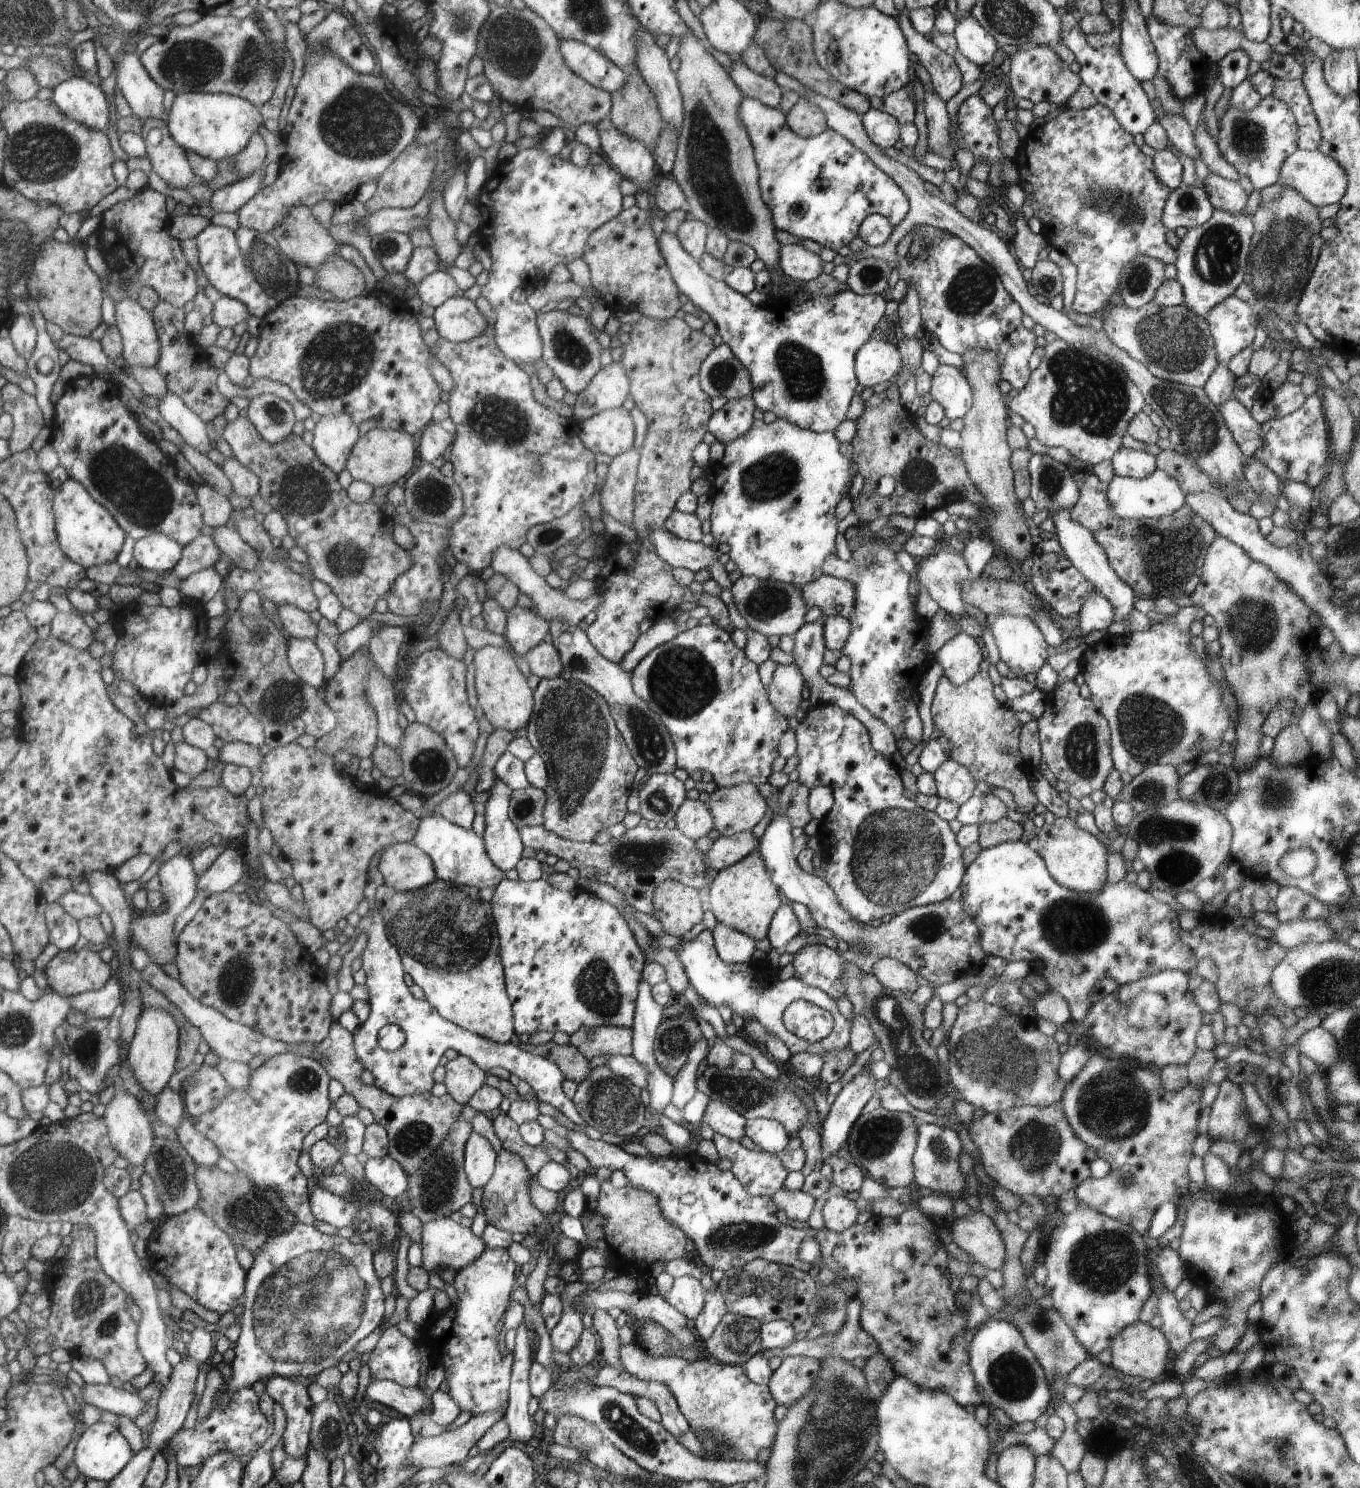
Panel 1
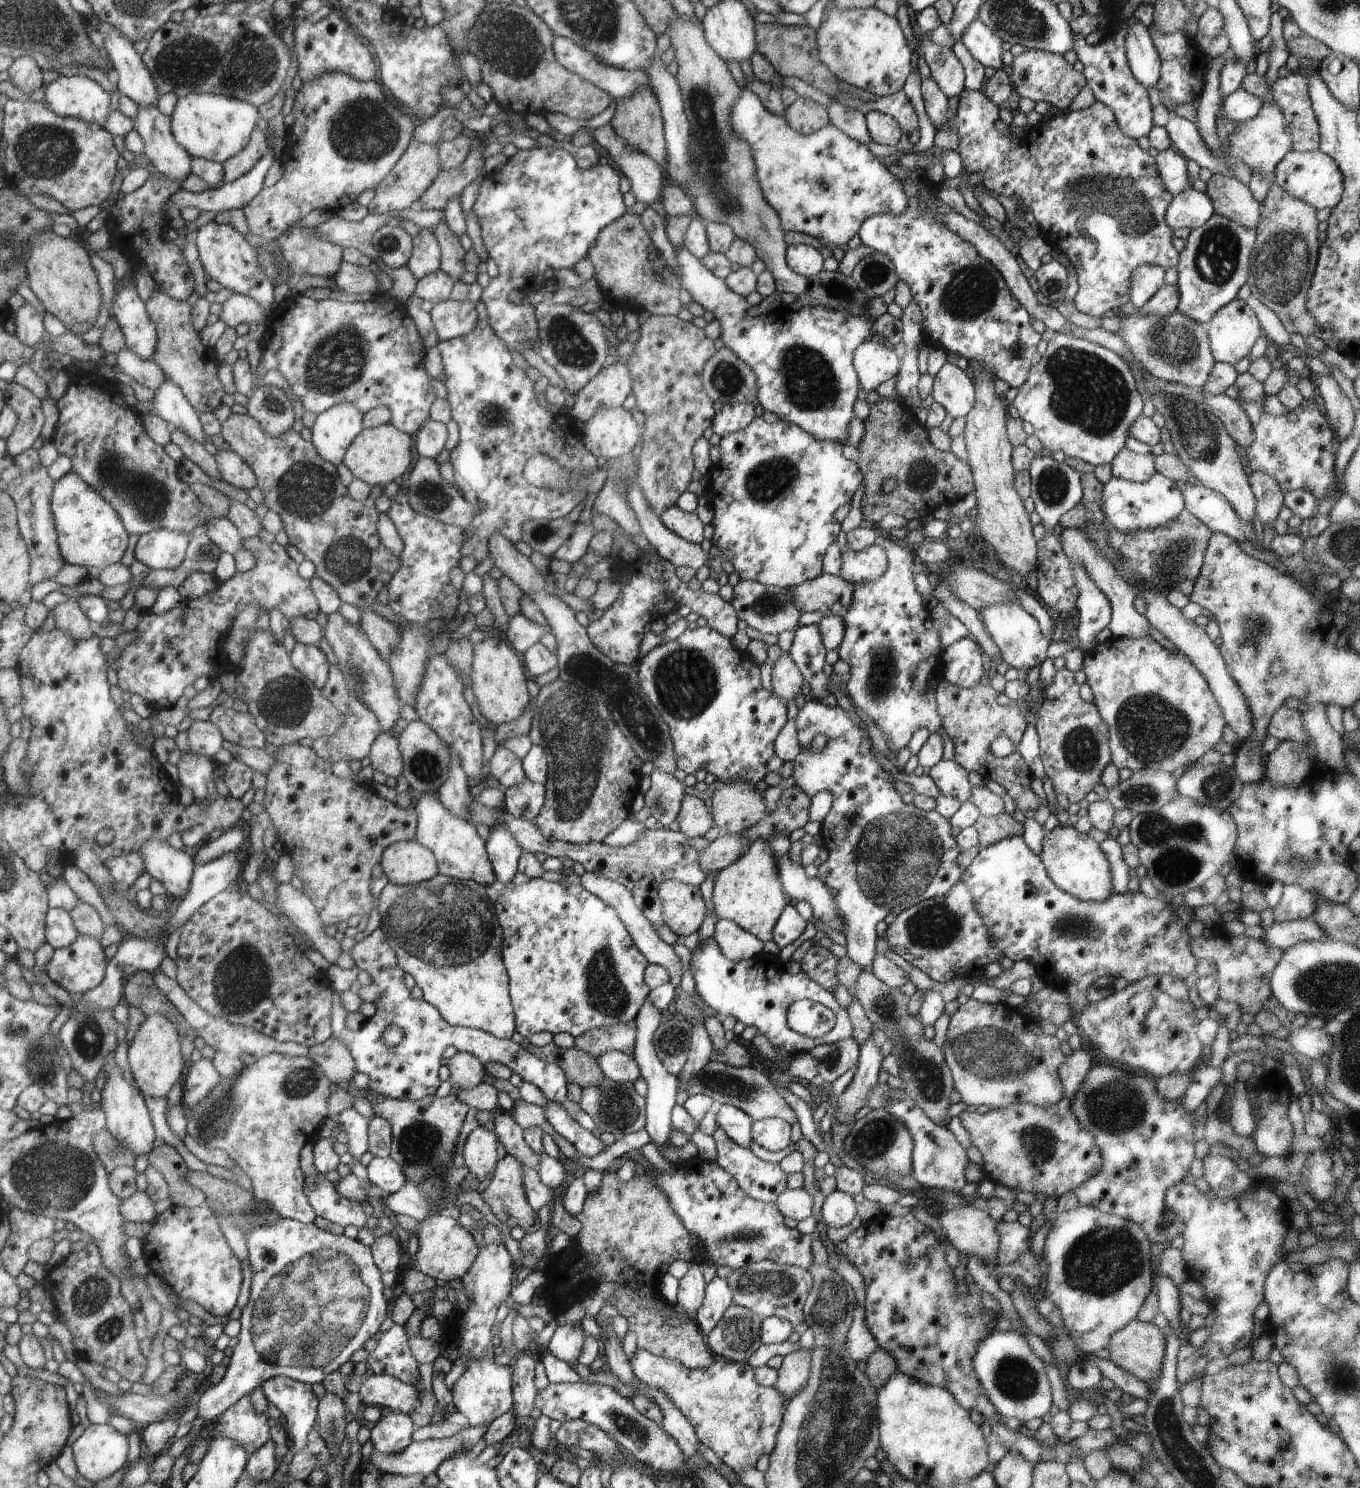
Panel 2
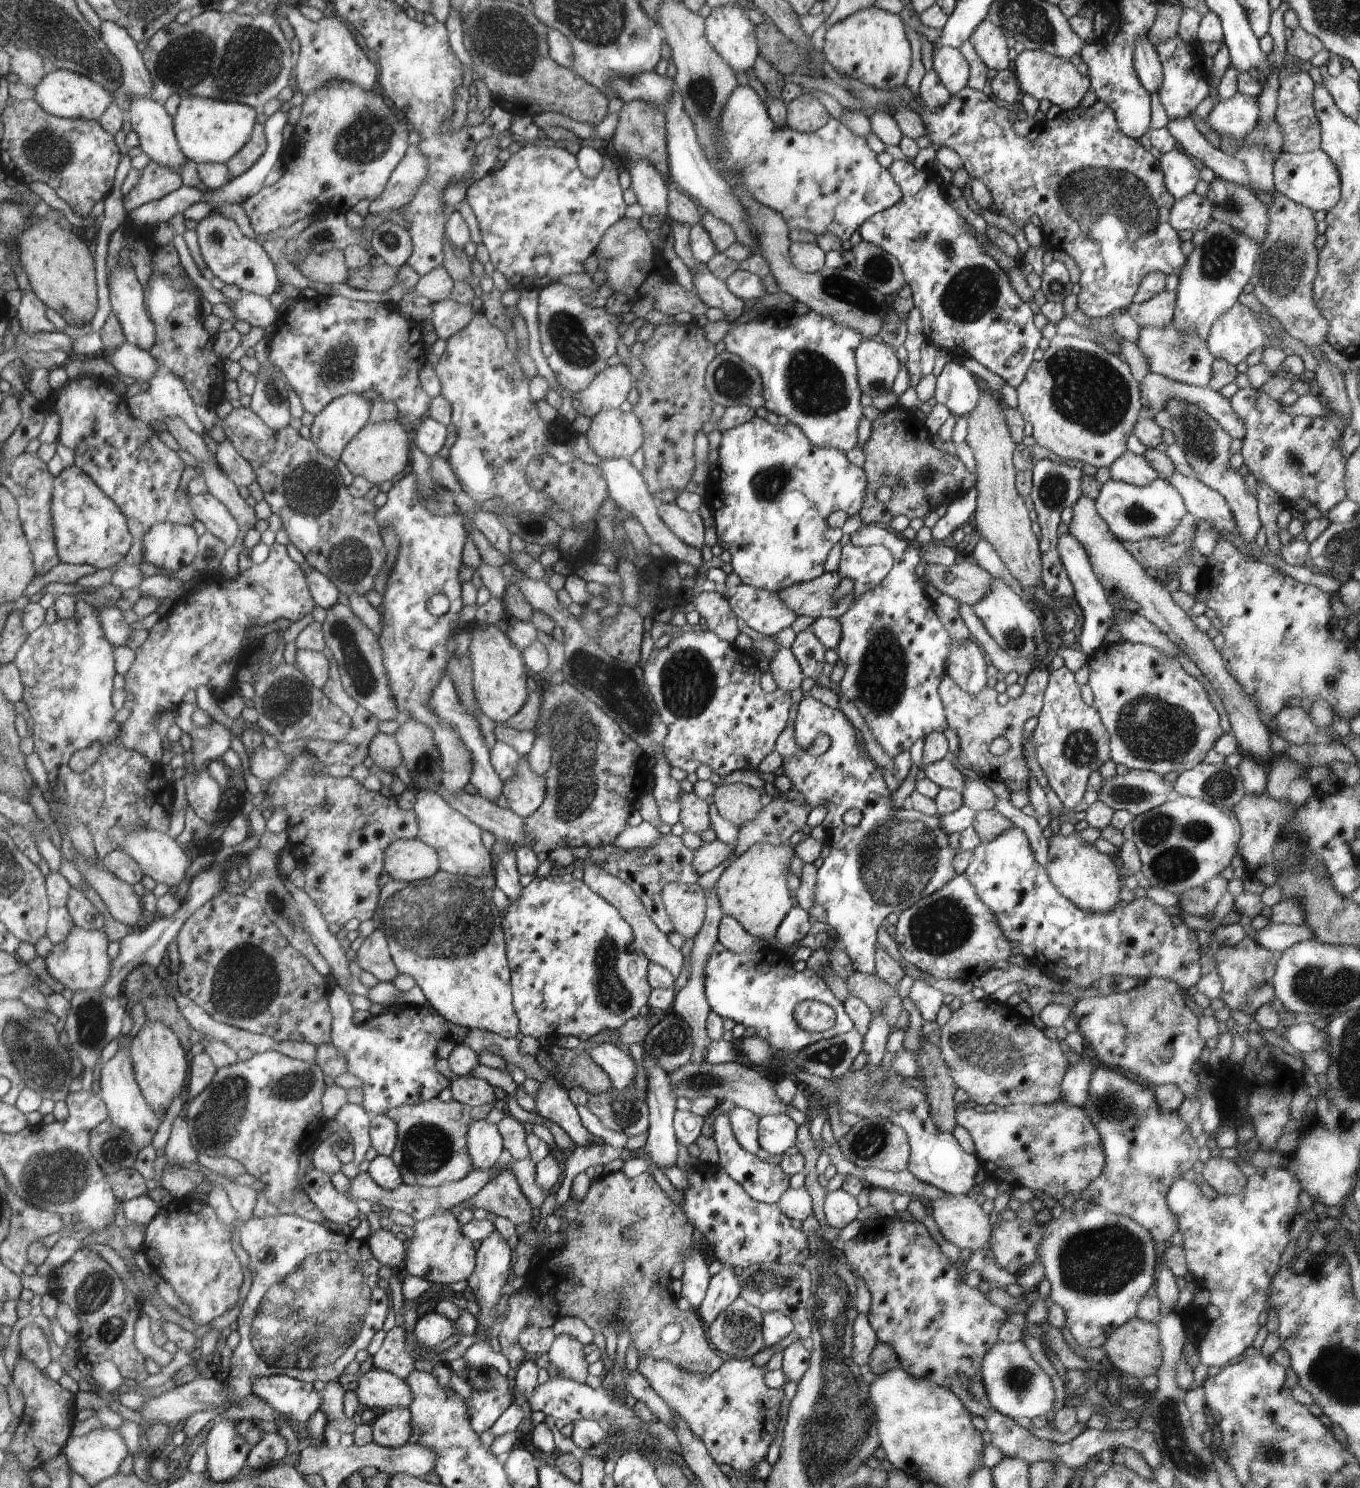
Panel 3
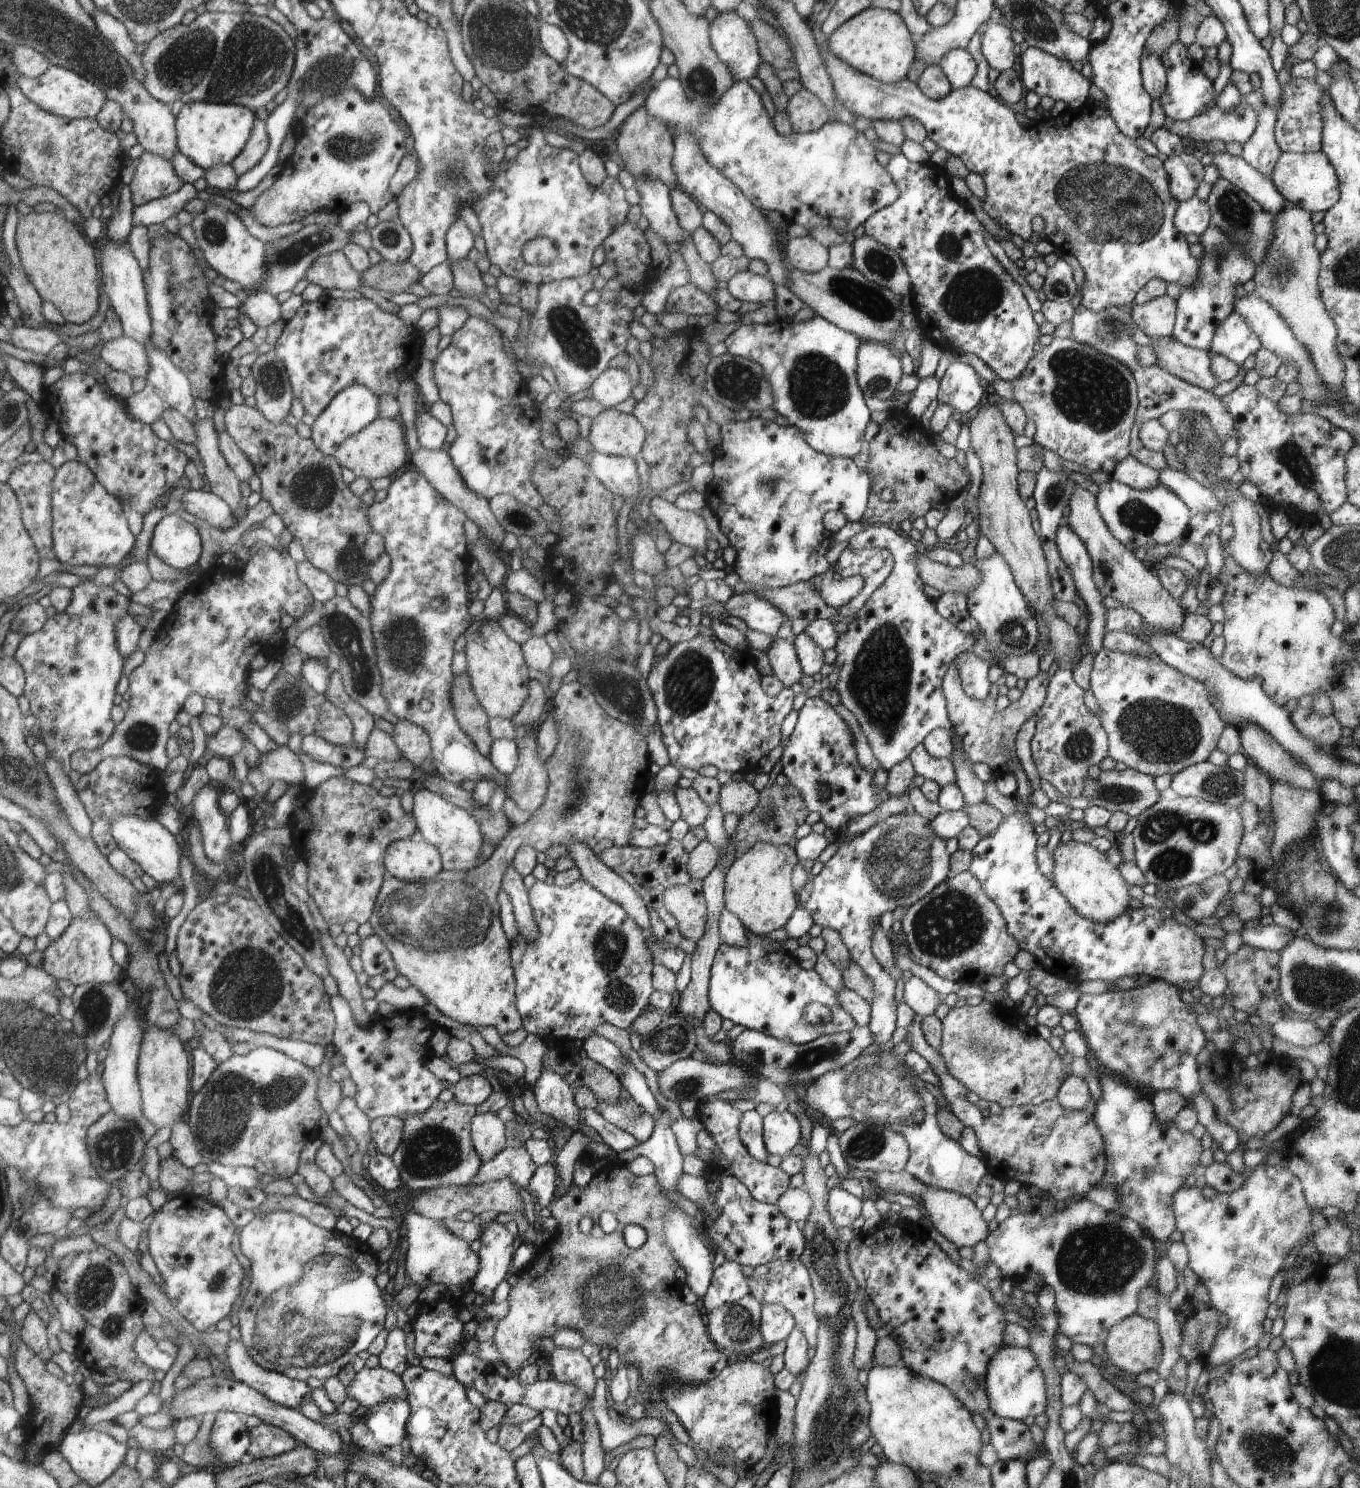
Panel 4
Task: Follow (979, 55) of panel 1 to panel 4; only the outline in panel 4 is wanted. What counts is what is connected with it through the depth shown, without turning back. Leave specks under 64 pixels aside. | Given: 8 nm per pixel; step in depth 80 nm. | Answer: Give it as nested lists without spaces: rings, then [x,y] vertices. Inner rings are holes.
[[[989,20],[981,32],[981,51],[989,68],[1002,71],[1012,69],[1016,62],[1012,31],[1002,23]]]

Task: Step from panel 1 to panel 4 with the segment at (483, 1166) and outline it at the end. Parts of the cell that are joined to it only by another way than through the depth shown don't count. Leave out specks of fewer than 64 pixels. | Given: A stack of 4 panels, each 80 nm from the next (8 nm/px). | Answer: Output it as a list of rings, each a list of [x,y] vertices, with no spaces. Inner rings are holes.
[[[496,1112],[476,1113],[472,1117],[472,1144],[482,1163],[490,1162],[507,1146],[505,1124]]]

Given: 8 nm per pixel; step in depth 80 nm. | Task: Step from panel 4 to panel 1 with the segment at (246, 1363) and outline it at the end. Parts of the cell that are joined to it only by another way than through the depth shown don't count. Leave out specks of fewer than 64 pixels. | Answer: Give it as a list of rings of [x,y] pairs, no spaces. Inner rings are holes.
[[[274,1376],[263,1382],[260,1388],[268,1392],[286,1414],[287,1424],[281,1438],[284,1452],[288,1457],[307,1459],[309,1432],[315,1419],[315,1404],[310,1400],[307,1387],[297,1381]]]

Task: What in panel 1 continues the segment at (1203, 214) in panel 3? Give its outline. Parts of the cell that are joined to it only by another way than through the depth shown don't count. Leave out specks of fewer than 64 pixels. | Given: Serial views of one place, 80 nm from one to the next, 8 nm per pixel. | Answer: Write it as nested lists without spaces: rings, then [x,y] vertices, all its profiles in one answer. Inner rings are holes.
[[[1182,183],[1177,189],[1170,191],[1161,219],[1168,231],[1175,230],[1178,226],[1190,230],[1192,227],[1203,225],[1211,217],[1214,209],[1204,188]]]

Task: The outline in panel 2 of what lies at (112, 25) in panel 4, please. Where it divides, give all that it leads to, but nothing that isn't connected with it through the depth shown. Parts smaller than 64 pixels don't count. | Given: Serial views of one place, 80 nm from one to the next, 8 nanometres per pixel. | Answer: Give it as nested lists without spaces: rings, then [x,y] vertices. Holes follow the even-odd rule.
[[[113,32],[104,39],[104,46],[112,68],[118,72],[118,94],[128,96],[139,108],[156,107],[159,90],[131,40]]]

